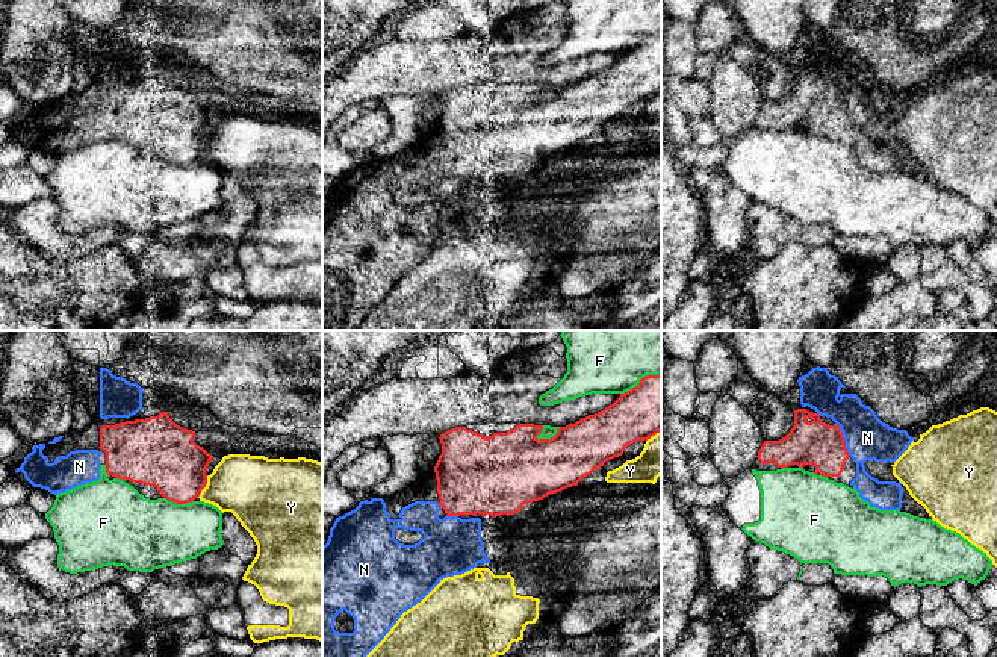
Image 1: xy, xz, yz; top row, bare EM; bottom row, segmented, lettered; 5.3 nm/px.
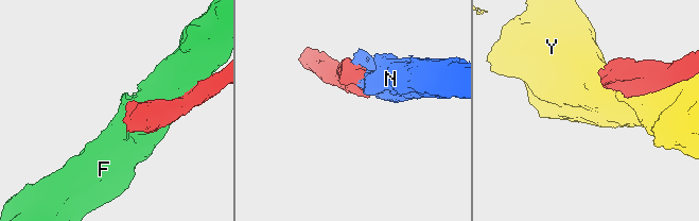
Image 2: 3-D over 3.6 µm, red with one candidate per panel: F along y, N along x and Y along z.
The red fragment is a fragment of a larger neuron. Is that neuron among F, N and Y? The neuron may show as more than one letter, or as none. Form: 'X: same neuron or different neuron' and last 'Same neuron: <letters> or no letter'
F: different neuron
N: same neuron
Y: different neuron
Same neuron: N

